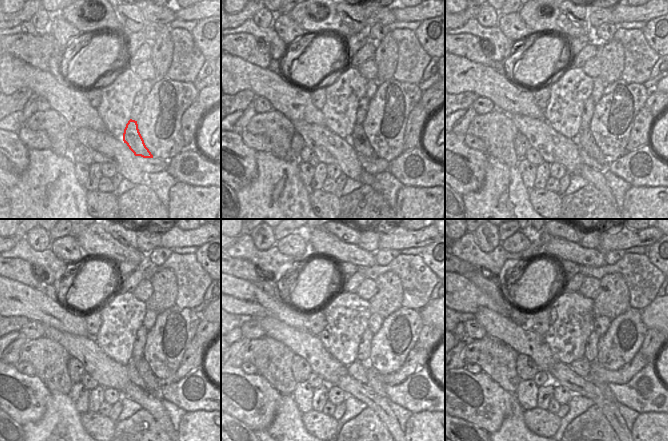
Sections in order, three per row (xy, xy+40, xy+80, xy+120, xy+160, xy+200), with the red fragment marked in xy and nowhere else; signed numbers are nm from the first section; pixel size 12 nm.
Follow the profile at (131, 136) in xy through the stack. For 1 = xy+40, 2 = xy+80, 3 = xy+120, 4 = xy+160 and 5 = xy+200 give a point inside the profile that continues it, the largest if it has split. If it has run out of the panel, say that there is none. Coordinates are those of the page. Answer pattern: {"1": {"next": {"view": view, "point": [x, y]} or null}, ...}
{"1": {"next": {"view": "xy+40", "point": [358, 139]}}, "2": {"next": {"view": "xy+80", "point": [585, 139]}}, "3": {"next": {"view": "xy+120", "point": [153, 384]}}, "4": {"next": {"view": "xy+160", "point": [376, 385]}}, "5": {"next": {"view": "xy+200", "point": [604, 389]}}}

